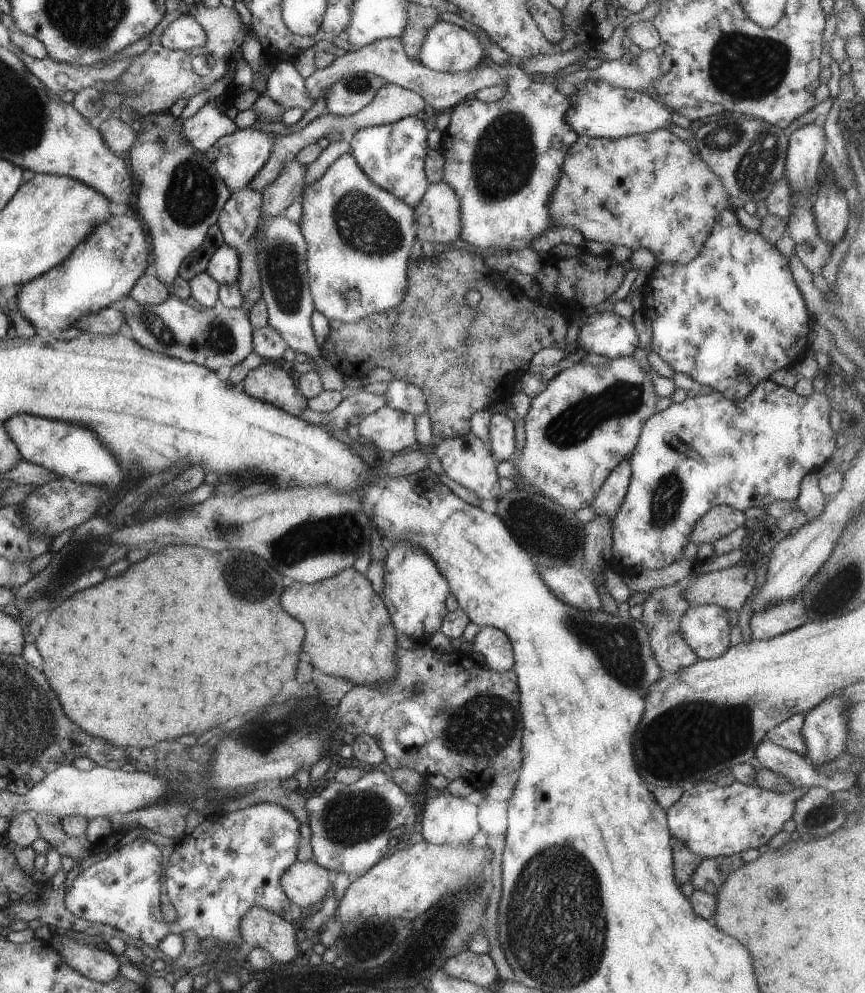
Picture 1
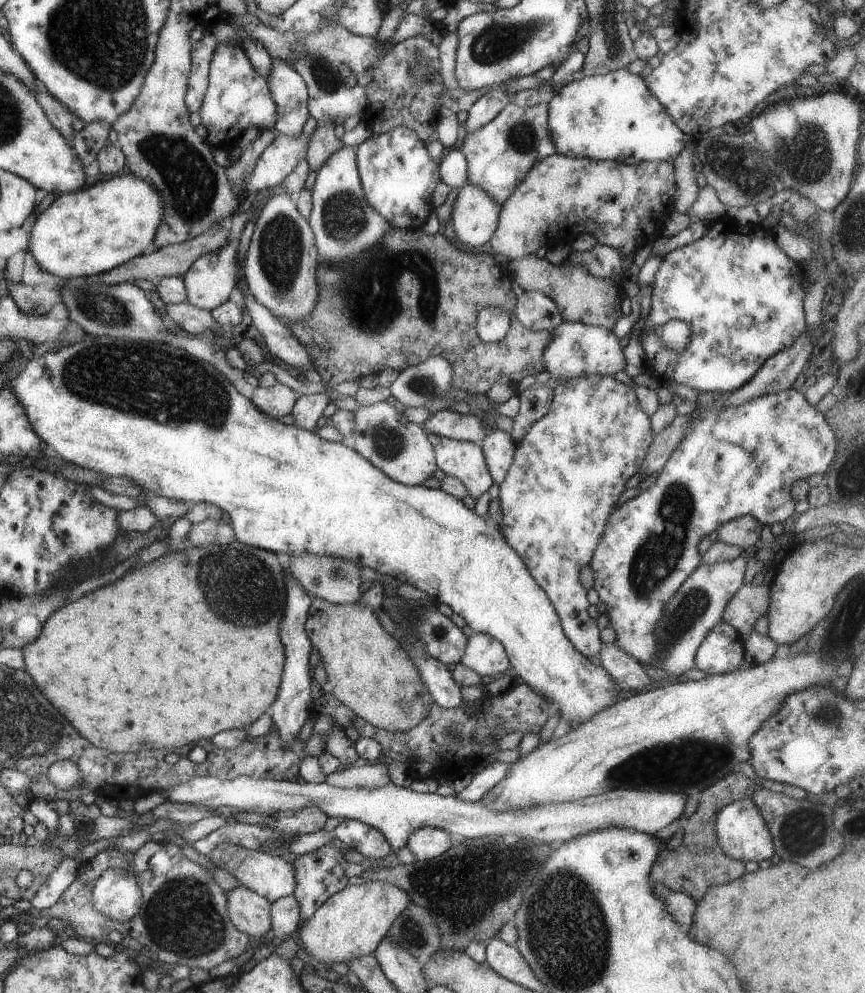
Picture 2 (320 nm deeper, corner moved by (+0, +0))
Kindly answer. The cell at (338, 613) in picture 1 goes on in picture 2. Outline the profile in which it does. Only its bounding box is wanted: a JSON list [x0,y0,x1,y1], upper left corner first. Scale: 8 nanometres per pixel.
[304,583,434,733]

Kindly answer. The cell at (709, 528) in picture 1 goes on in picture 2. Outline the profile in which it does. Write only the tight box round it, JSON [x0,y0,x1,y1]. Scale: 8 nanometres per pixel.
[716,515,760,553]

